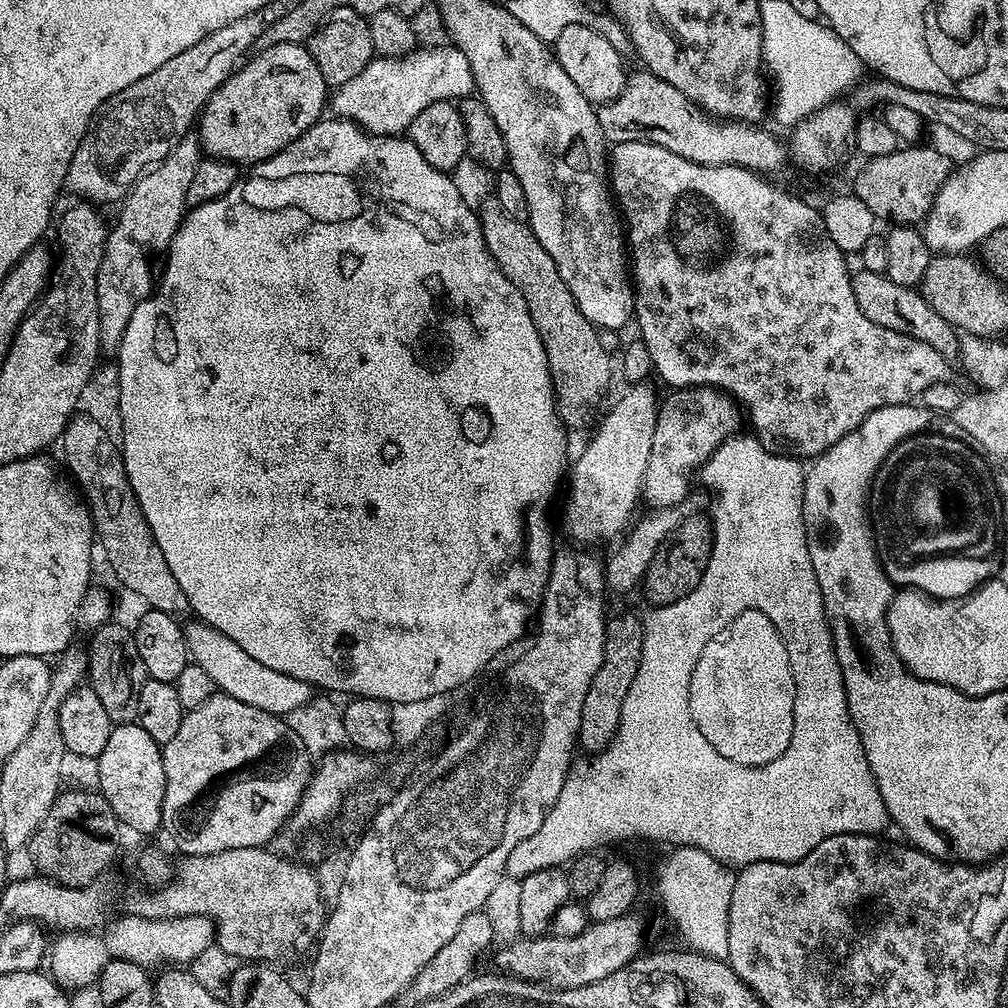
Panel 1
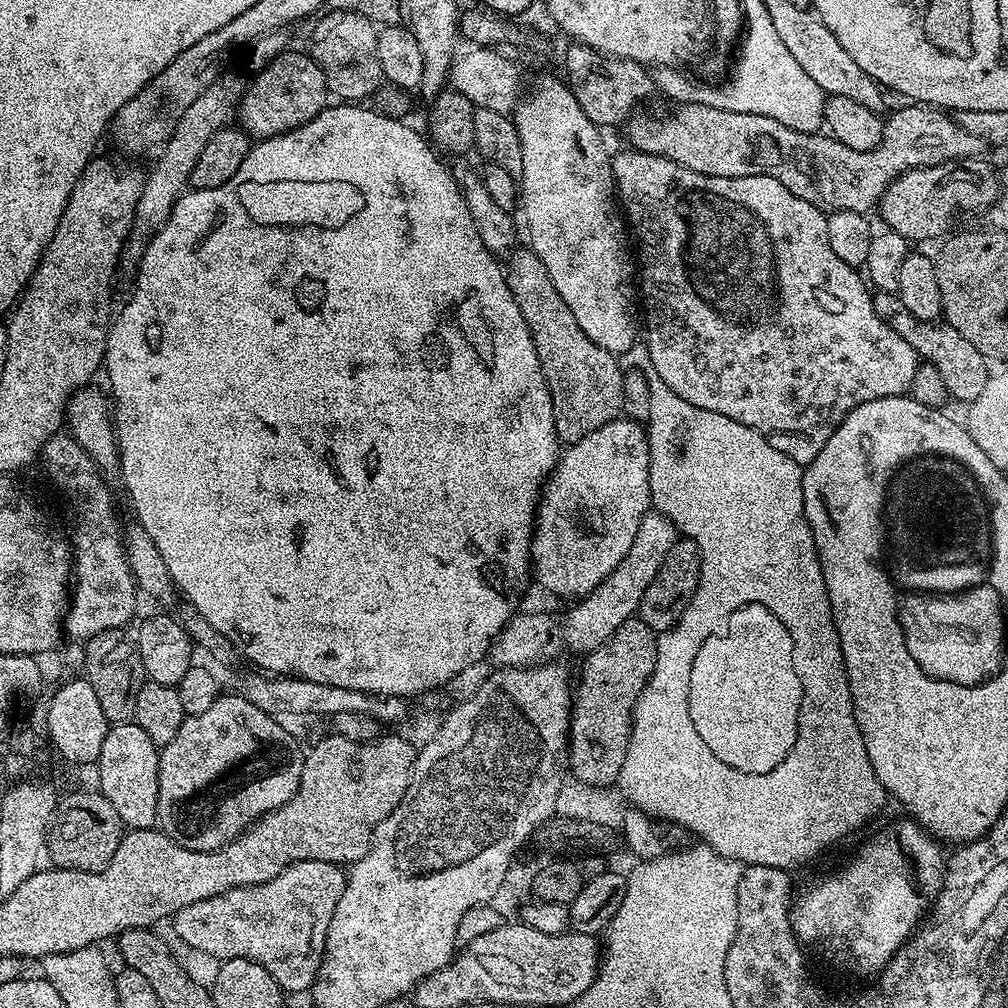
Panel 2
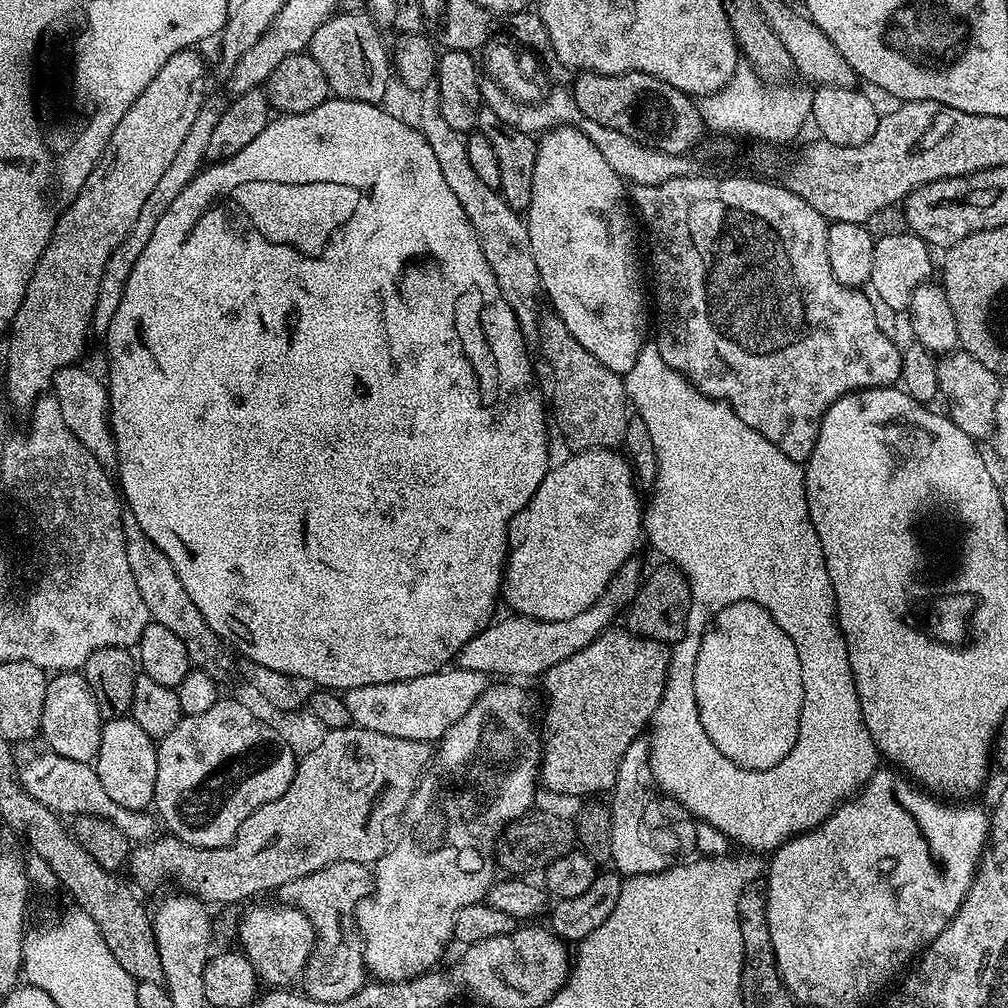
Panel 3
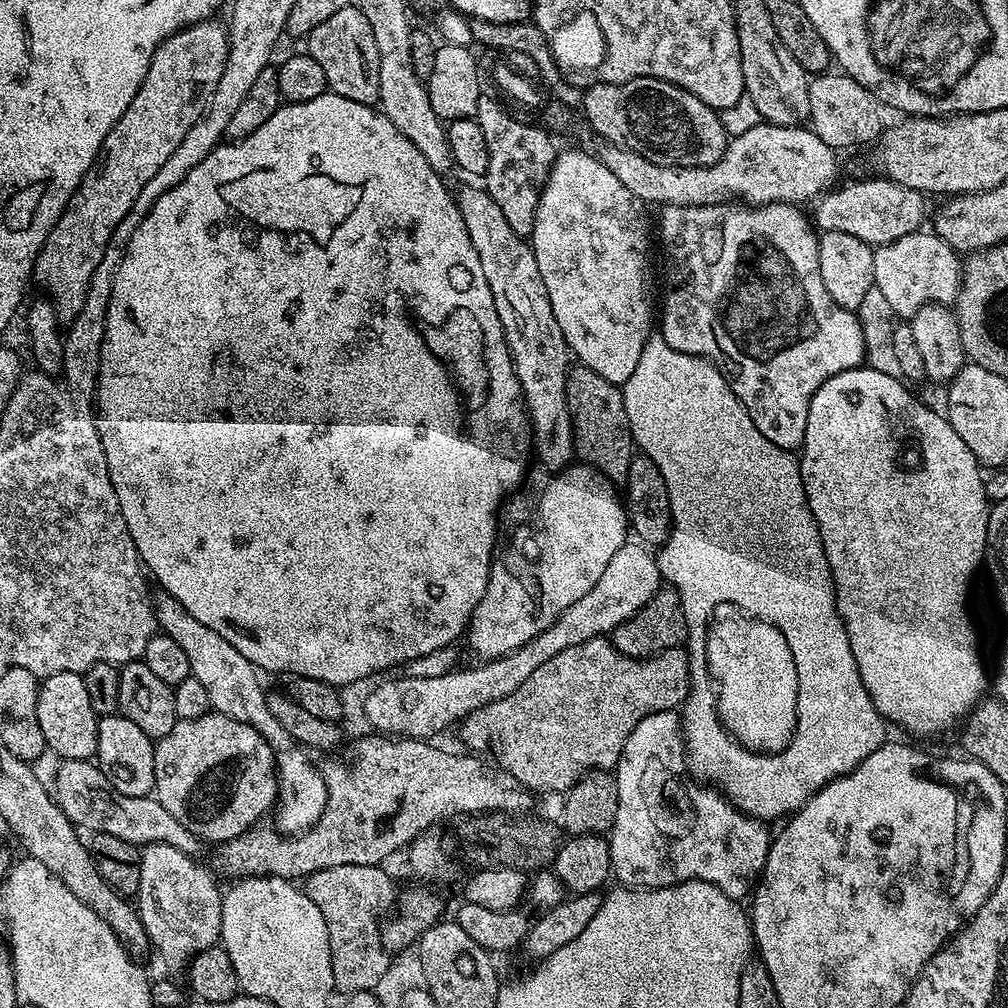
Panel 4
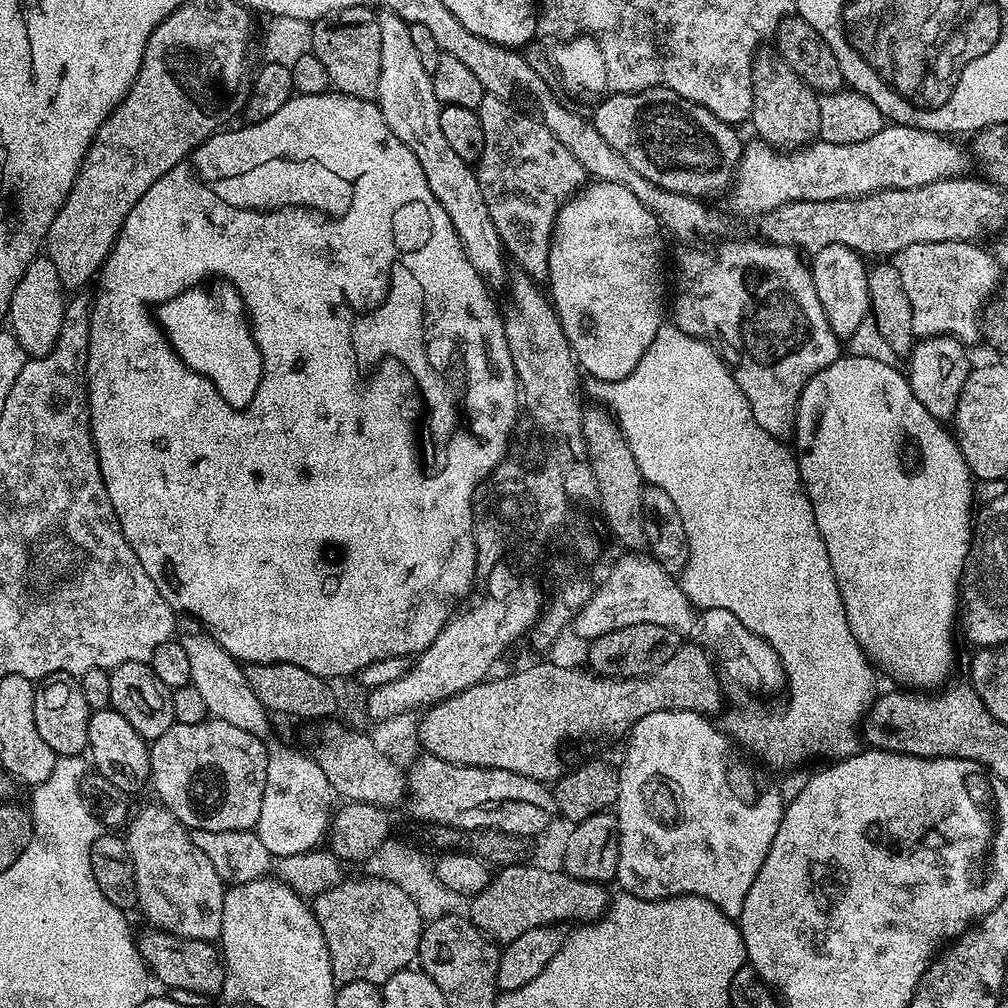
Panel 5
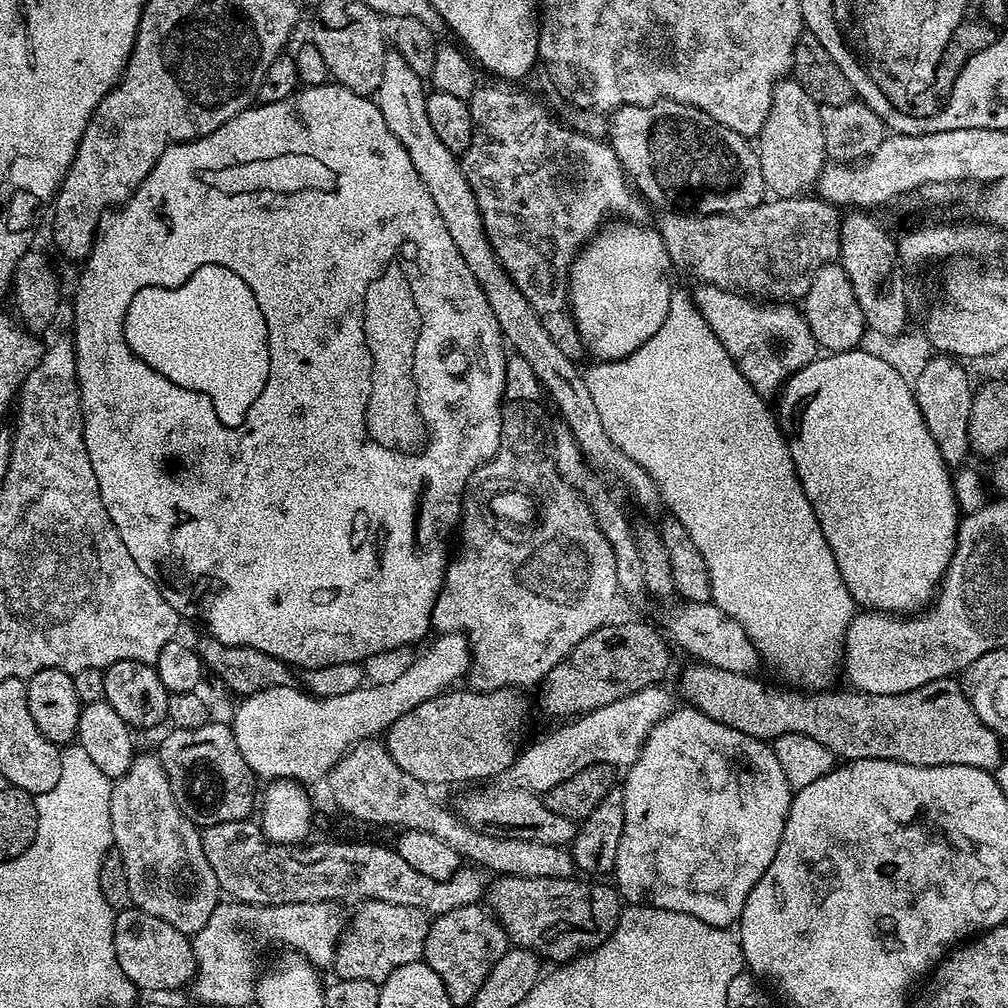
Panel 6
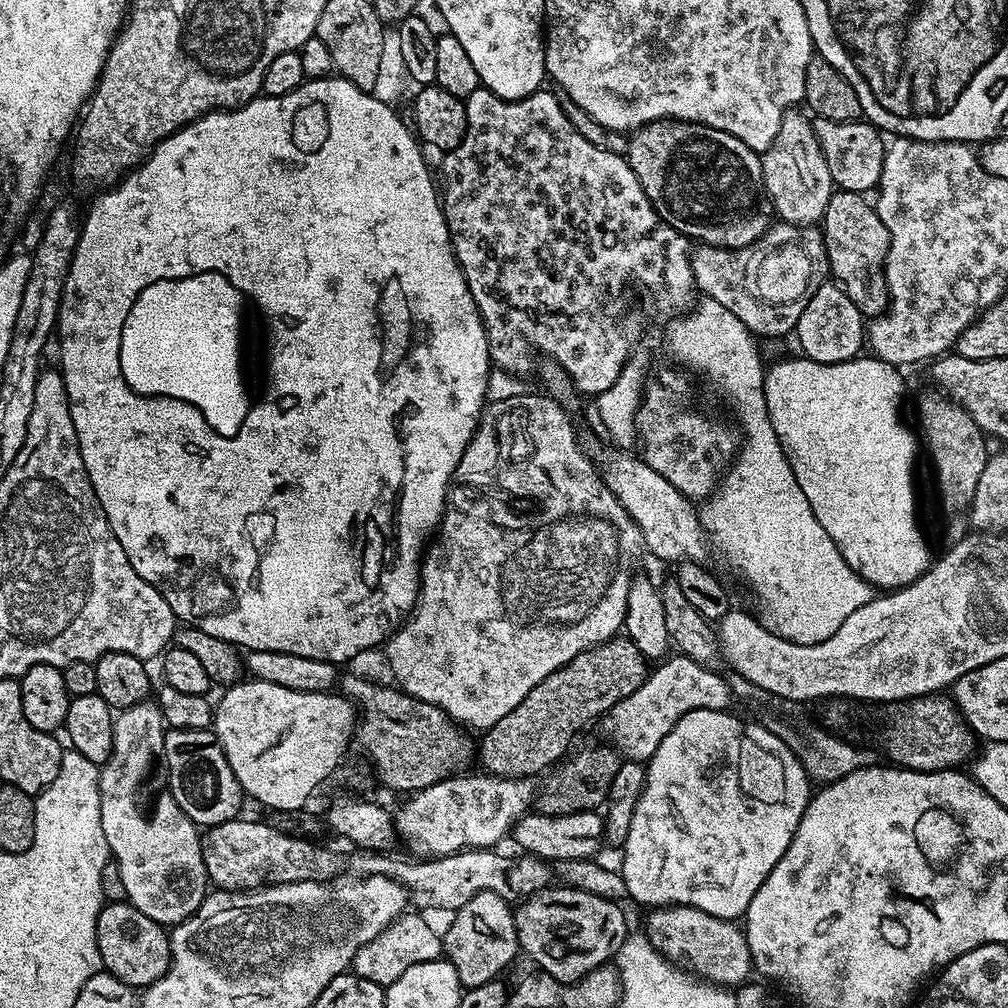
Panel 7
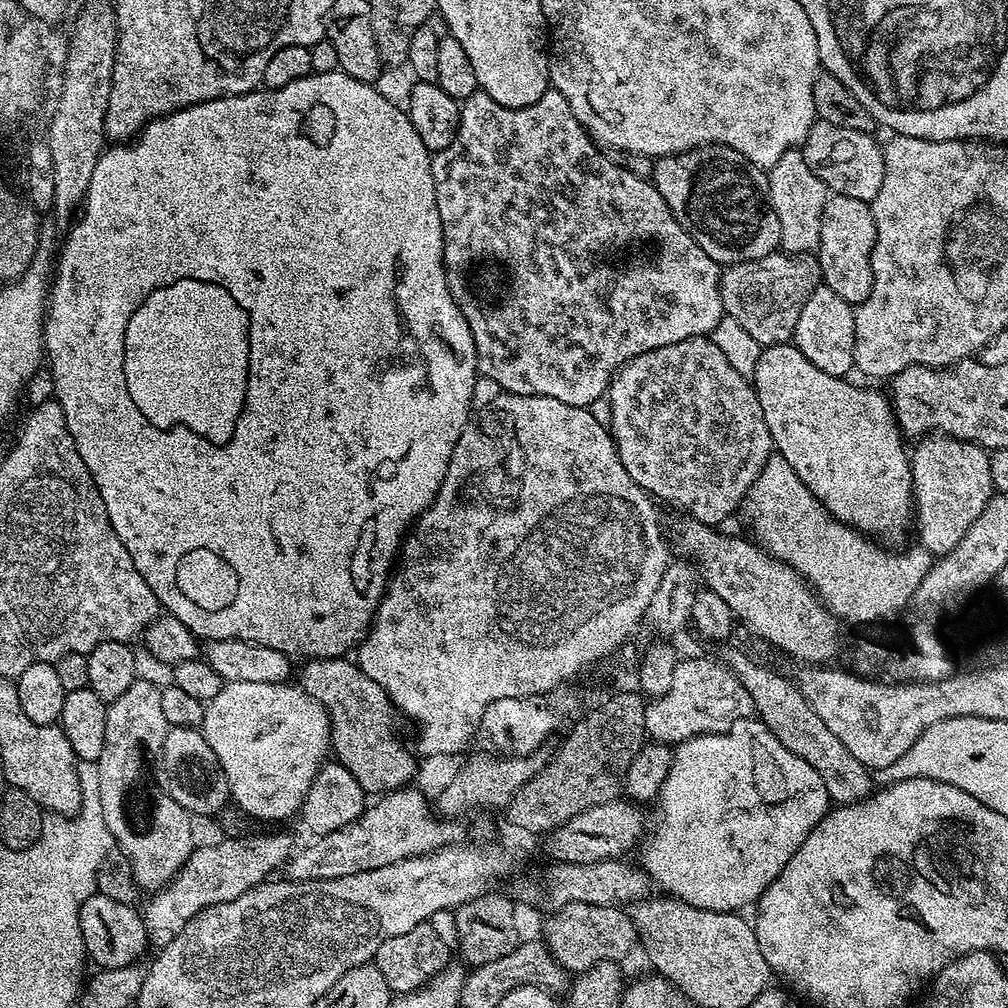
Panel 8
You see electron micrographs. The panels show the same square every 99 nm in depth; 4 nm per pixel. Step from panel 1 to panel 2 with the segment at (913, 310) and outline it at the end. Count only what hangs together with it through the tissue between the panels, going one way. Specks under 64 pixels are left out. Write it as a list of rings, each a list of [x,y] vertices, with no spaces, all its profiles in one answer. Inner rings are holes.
[[[877,291],[872,301],[878,318],[885,320],[899,336],[906,338],[906,342],[914,346],[915,352],[921,356],[921,359],[934,365],[938,374],[945,379],[946,388],[953,399],[970,402],[982,392],[990,375],[989,363],[978,348],[963,338],[958,330],[954,330],[947,322],[924,321],[916,318],[914,314],[910,314],[910,310],[906,310],[906,306],[902,306],[896,292]]]

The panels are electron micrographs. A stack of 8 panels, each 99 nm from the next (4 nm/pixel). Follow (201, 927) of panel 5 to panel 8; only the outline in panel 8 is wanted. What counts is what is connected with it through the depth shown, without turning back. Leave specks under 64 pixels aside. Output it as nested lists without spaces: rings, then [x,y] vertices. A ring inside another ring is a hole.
[[[138,678],[120,698],[109,703],[105,745],[96,761],[102,818],[106,818],[115,847],[130,858],[138,886],[148,894],[171,883],[194,847],[193,817],[167,790],[164,744],[168,729],[159,685]]]

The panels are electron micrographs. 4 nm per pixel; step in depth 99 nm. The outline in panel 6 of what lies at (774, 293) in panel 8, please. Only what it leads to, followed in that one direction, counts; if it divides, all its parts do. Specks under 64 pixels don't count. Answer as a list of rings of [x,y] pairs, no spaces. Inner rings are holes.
[[[772,198],[760,204],[757,208],[750,209],[749,212],[741,212],[739,216],[701,216],[688,210],[668,210],[661,215],[665,216],[660,220],[658,231],[672,259],[673,269],[680,271],[681,268],[686,275],[693,276],[696,282],[700,284],[713,284],[715,288],[724,288],[728,292],[739,292],[741,294],[748,293],[758,298],[767,297],[764,296],[767,292],[777,292],[780,295],[777,297],[780,298],[792,298],[788,296],[803,298],[810,290],[812,273],[818,271],[823,264],[831,264],[837,259],[840,247],[840,221],[842,219],[837,205],[829,204],[827,200],[819,198],[808,199],[812,198]]]

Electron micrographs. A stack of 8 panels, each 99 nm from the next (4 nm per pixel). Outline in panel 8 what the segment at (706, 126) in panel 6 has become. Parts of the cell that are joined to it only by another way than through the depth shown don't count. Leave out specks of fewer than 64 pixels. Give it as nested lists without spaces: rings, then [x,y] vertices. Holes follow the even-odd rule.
[[[703,144],[655,161],[650,177],[678,222],[721,266],[766,258],[780,248],[780,223],[768,200],[768,173],[725,144]]]

